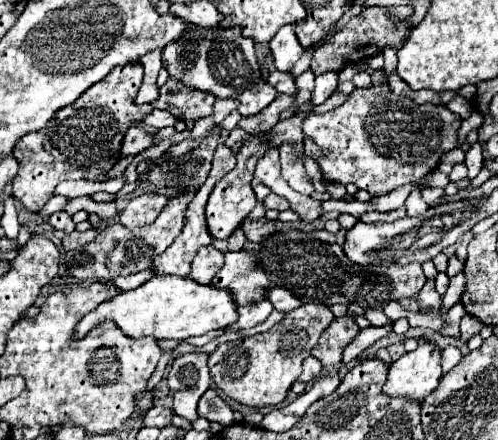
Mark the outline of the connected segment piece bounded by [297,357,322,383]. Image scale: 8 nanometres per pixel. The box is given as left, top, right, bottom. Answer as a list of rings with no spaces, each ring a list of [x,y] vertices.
[[[308,357],[308,359],[304,361],[304,375],[300,375],[297,381],[304,383],[313,381],[318,375],[320,375],[320,369],[322,369],[320,361],[314,359],[314,357]]]

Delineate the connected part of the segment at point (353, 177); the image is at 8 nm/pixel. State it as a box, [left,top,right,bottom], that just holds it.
[302,69,460,197]

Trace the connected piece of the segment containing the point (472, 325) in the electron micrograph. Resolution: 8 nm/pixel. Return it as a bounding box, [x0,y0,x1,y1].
[460,315,482,343]

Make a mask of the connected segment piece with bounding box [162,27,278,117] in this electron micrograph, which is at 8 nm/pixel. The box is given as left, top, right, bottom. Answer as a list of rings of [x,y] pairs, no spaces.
[[[198,27],[198,31],[186,35],[184,41],[168,43],[162,51],[162,59],[168,63],[168,73],[180,79],[184,85],[210,91],[216,97],[236,97],[240,101],[237,110],[242,117],[260,113],[278,95],[278,91],[274,91],[274,87],[270,87],[270,83],[260,75],[254,41],[246,39],[238,27],[228,27],[224,31]]]

